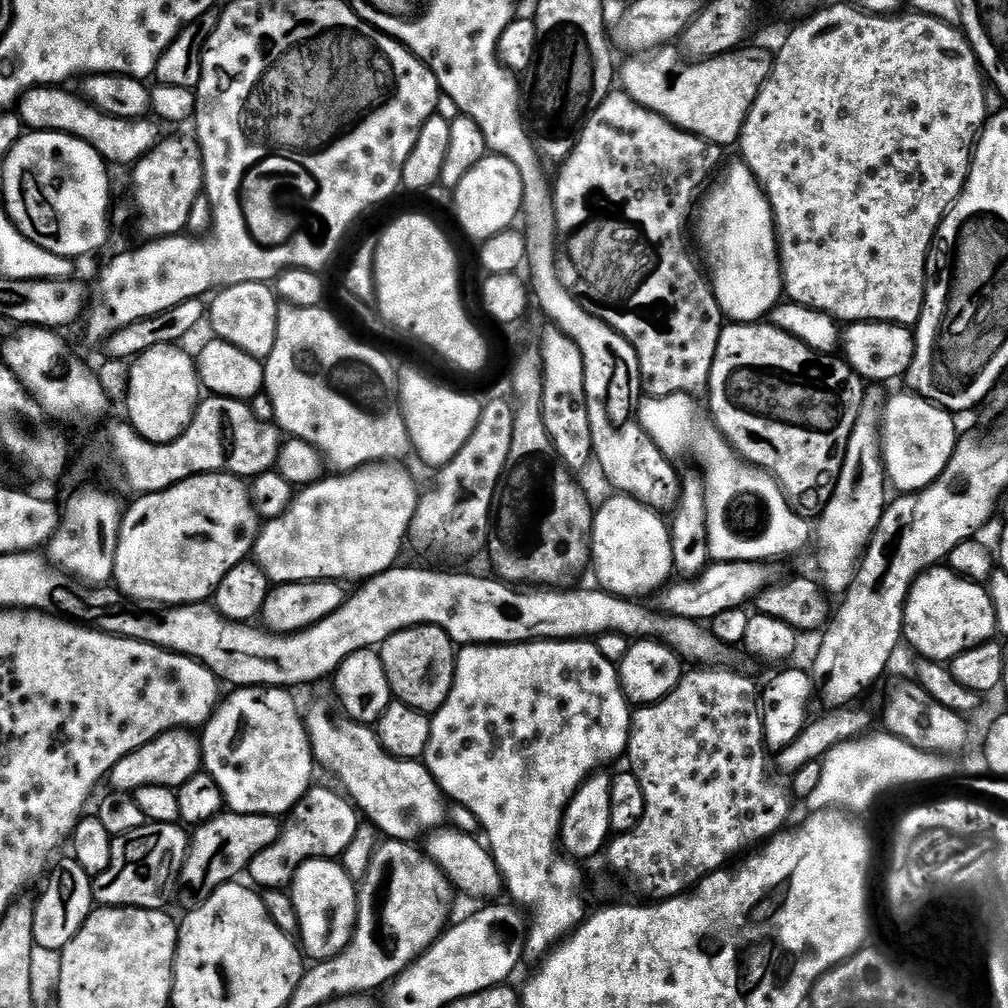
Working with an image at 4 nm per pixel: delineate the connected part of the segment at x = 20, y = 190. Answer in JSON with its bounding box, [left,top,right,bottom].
[2,131,110,258]

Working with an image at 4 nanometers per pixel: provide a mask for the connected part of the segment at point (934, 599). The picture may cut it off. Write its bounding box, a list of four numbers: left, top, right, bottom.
[903,566,996,662]

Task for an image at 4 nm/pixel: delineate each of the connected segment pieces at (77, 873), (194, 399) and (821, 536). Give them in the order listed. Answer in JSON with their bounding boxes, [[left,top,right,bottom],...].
[[33,858,94,954],[127,344,202,444],[814,385,888,596]]

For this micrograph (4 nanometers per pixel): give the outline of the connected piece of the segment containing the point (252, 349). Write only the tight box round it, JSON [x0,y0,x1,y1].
[210,281,281,361]

